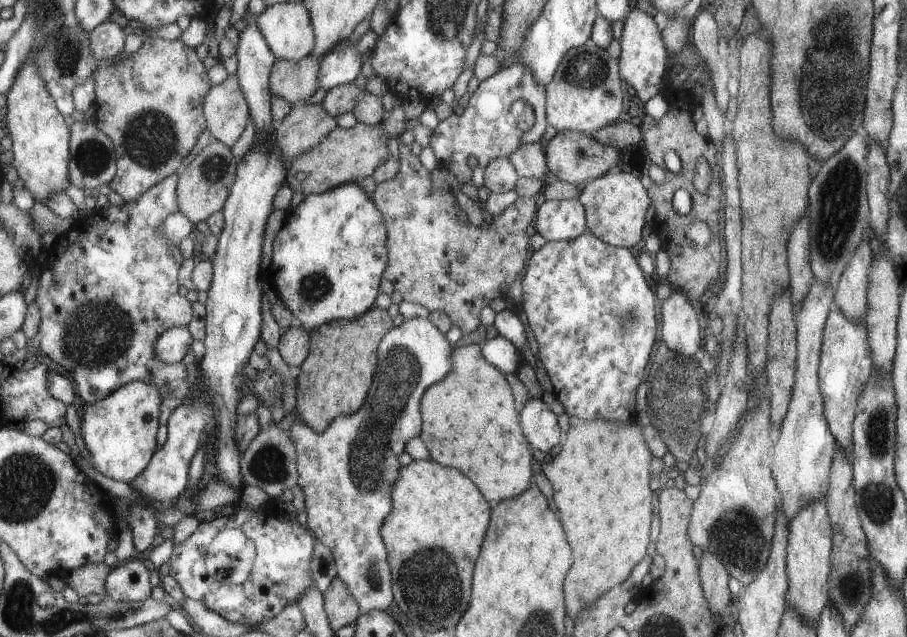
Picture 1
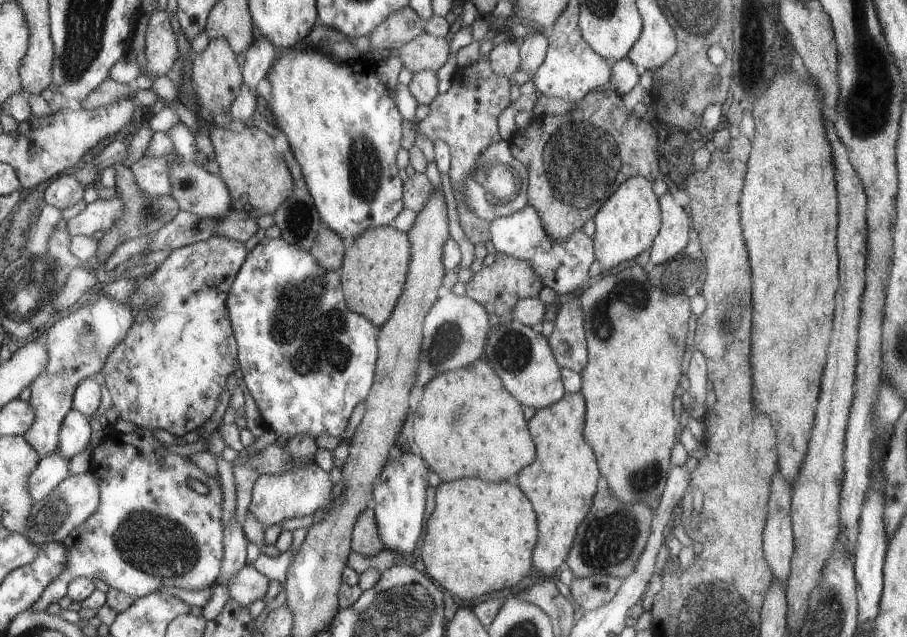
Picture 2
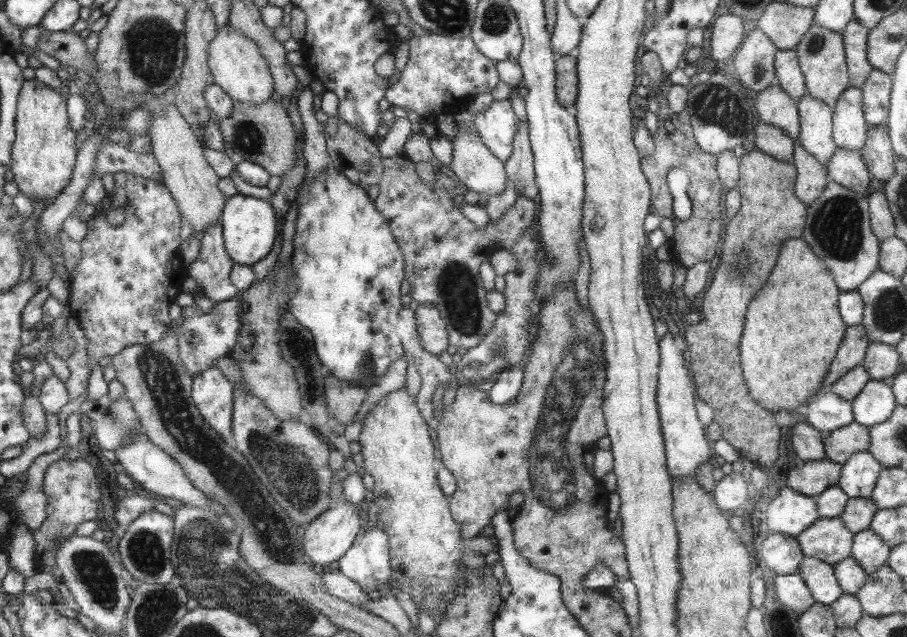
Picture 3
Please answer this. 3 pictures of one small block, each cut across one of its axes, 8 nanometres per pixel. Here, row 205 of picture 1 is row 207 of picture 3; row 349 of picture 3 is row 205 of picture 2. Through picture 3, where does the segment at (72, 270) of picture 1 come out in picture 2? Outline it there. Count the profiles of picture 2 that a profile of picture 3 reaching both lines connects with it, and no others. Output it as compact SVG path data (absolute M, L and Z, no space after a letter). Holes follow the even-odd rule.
M116 194L111 200L100 199L98 202L89 203L88 208L67 222L67 228L74 235L96 234L96 232L110 232L126 214L124 198Z

